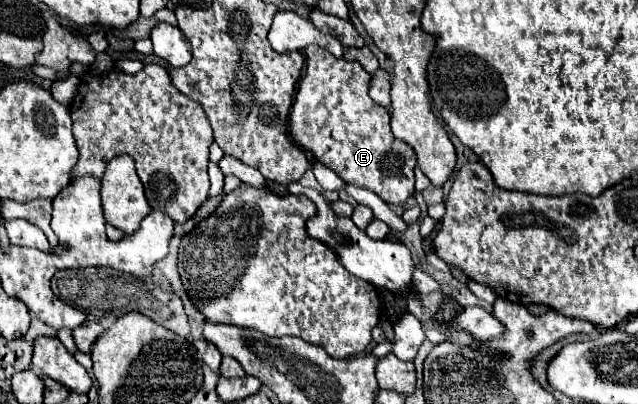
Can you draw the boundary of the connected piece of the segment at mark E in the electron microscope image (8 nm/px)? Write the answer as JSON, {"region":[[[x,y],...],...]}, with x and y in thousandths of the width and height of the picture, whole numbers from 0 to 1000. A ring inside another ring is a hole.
{"region":[[[480,119],[480,188],[467,208],[467,228],[461,243],[458,282],[455,282],[455,327],[458,342],[492,376],[492,386],[524,421],[542,455],[580,465],[589,475],[605,505],[633,505],[643,480],[649,480],[649,411],[652,381],[649,366],[636,351],[627,351],[611,327],[611,277],[589,257],[577,238],[580,218],[580,183],[561,158],[545,149],[530,149],[508,119]]]}

